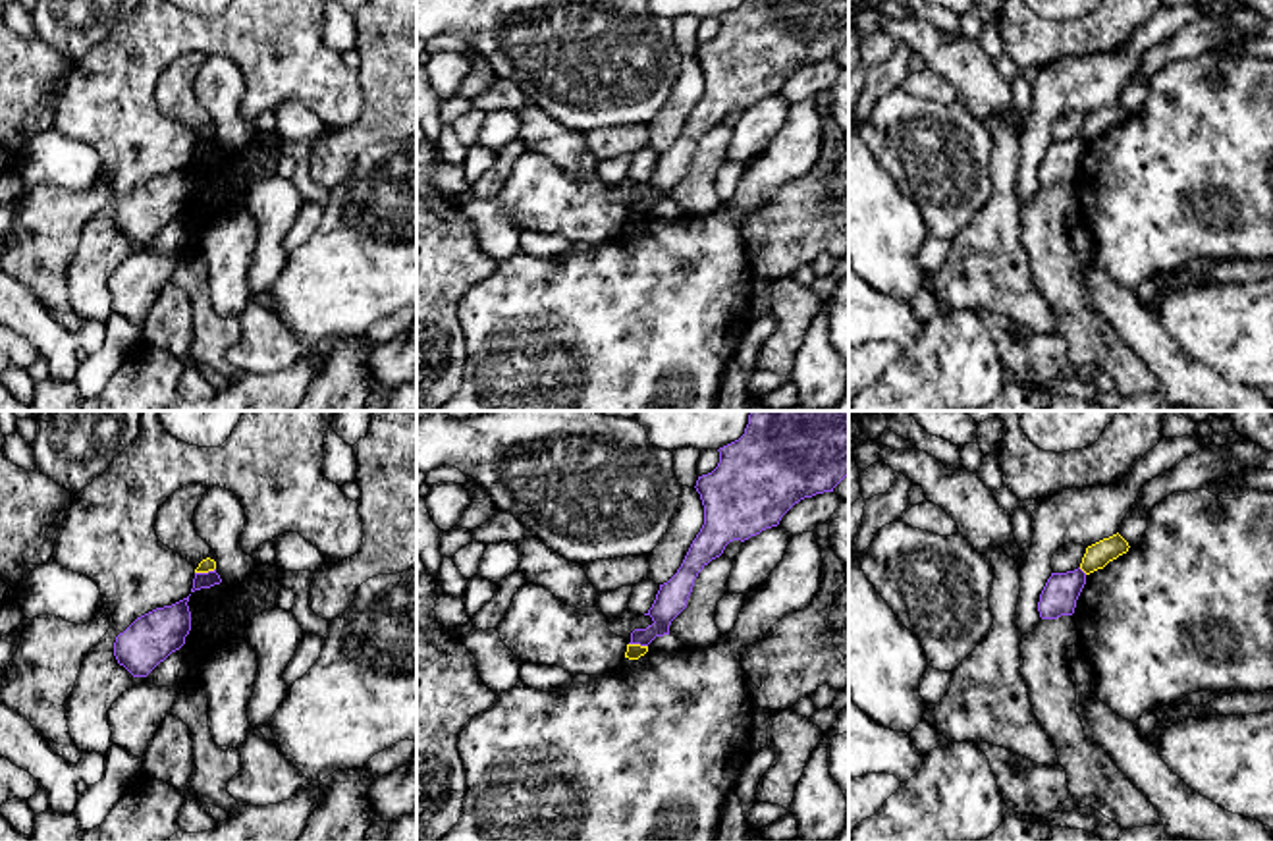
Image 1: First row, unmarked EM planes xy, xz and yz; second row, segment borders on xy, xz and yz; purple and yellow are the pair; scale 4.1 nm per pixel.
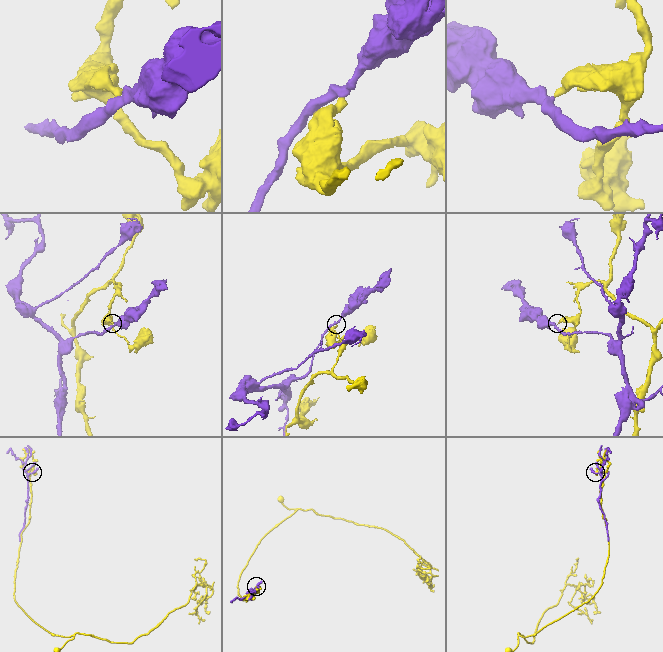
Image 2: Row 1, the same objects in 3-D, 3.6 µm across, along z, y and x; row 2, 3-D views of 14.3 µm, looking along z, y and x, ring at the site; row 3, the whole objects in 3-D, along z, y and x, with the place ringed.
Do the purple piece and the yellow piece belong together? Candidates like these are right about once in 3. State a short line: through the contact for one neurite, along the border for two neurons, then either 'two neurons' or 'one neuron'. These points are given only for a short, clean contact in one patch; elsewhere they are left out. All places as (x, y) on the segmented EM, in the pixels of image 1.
line xy (215, 568), (195, 573); two neurons

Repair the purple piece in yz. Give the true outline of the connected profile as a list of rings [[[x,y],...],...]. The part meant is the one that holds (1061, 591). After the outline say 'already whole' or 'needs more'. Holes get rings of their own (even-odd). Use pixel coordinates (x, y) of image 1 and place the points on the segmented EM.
[[[1080,567],[1067,573],[1051,573],[1040,594],[1040,617],[1057,619],[1061,615],[1072,615],[1084,584],[1086,573]]] | already whole

